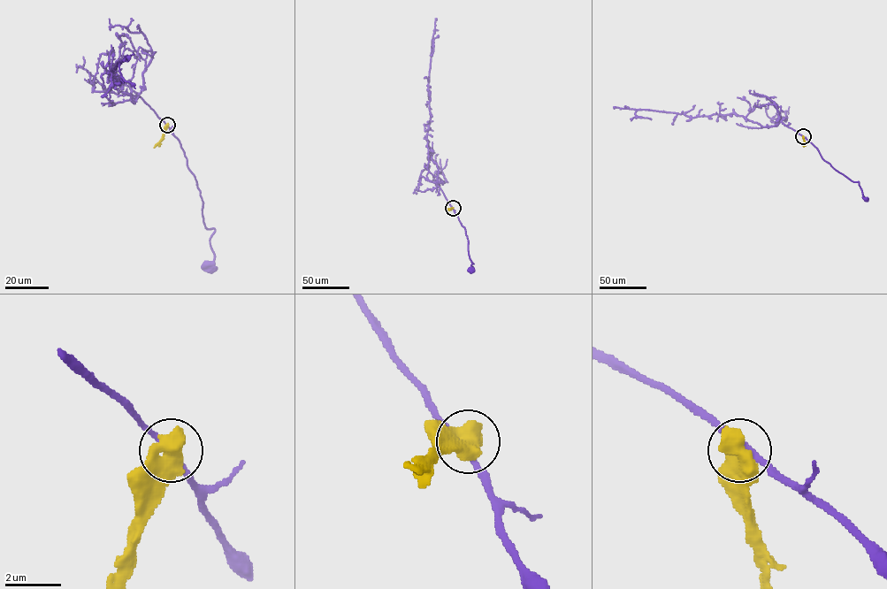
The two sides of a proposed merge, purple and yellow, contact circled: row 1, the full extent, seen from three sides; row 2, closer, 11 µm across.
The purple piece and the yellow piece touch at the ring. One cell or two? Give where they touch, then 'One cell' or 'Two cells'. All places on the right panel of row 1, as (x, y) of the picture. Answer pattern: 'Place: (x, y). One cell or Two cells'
Place: (803, 136). Two cells

